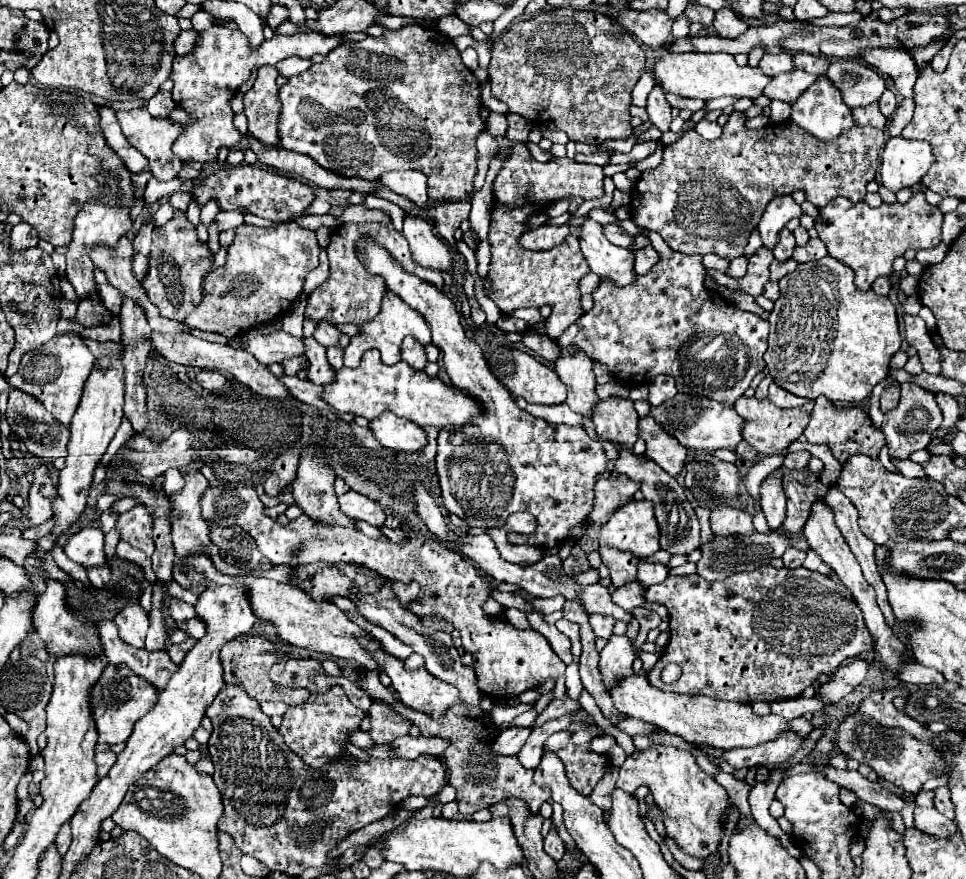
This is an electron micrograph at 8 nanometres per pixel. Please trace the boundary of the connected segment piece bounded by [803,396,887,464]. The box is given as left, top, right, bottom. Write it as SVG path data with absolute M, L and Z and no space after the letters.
M819 396L815 400L815 408L811 412L811 422L809 422L809 426L805 428L803 434L805 434L807 442L811 442L811 444L827 444L829 450L833 452L833 456L841 464L845 464L855 454L865 454L865 456L871 456L871 458L879 458L881 448L887 444L883 430L875 428L871 424L871 418L865 410L861 410L857 406L839 408L825 396Z

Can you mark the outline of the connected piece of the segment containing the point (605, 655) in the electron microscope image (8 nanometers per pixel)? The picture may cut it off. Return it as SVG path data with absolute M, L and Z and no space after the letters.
M613 634L607 646L601 650L599 670L603 674L603 684L609 688L609 682L613 682L613 678L625 678L625 674L633 674L631 668L633 660L635 660L633 642L625 634L623 636Z

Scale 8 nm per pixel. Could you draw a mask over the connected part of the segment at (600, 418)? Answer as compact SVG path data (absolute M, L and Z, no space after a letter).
M605 398L593 406L591 420L595 422L597 434L611 442L625 442L633 446L639 434L639 416L633 402L627 398Z

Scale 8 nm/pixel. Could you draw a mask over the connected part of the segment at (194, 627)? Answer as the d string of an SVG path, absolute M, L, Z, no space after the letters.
M193 618L193 620L189 620L189 622L183 622L183 624L177 624L177 628L183 628L189 636L193 636L193 638L201 638L201 636L205 636L205 630L207 630L207 626L205 626L205 622L201 620L201 618Z

